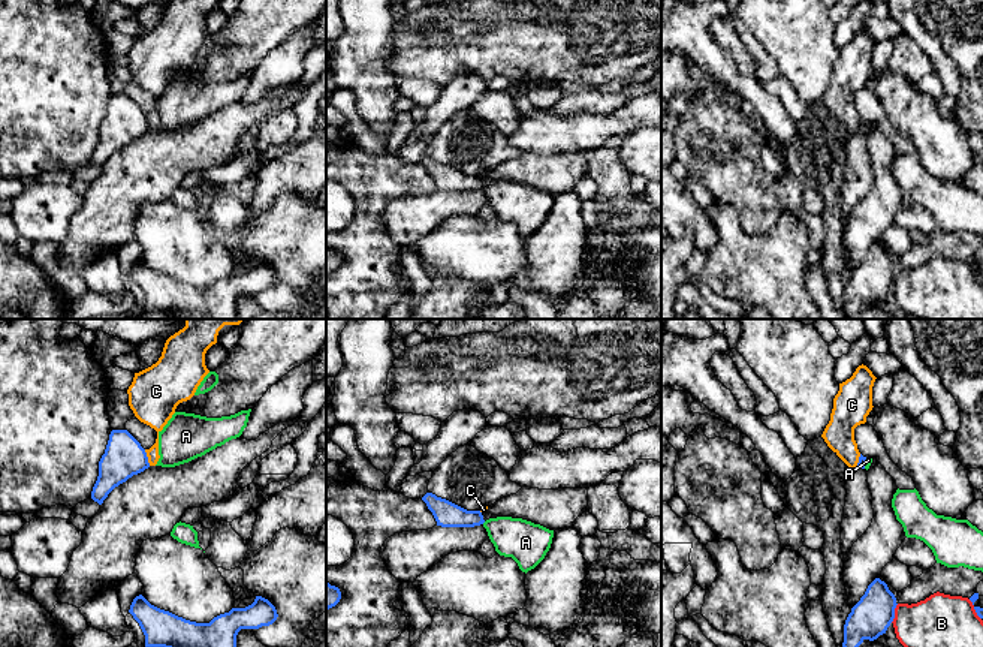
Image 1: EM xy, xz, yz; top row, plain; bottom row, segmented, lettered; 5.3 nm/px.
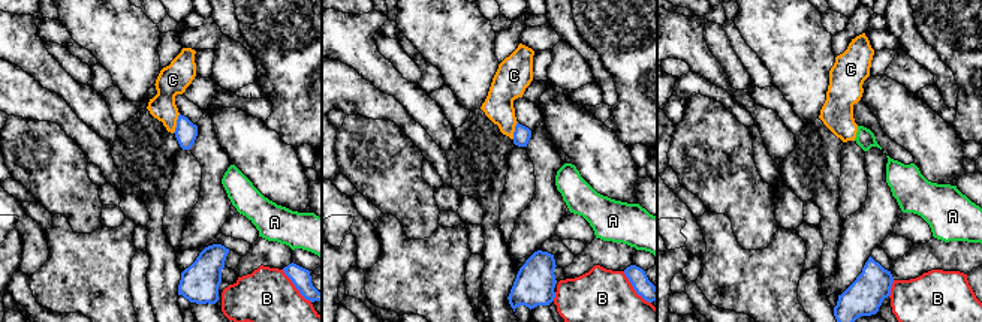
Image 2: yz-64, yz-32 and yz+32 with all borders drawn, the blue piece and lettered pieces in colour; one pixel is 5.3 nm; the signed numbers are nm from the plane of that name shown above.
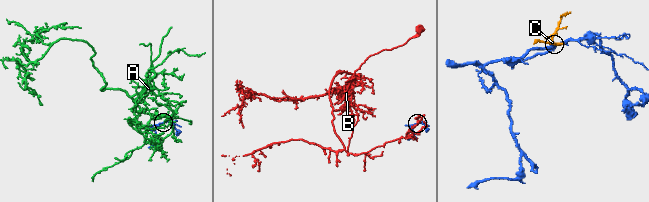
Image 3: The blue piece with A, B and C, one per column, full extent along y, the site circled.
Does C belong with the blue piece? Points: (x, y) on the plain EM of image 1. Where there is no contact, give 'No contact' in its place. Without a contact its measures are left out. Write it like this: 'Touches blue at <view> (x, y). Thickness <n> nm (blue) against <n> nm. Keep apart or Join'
Touches blue at xy (147, 122). Thickness 220 nm (blue) against 160 nm. Keep apart

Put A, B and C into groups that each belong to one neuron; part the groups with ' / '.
A / B / C

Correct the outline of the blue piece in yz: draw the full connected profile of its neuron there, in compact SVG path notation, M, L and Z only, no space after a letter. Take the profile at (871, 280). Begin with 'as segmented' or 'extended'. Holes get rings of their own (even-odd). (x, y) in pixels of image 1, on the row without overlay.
as segmented | M875 243L845 285L844 315L850 319L865 304L874 306L886 298L895 283L896 270L896 262L887 249Z

